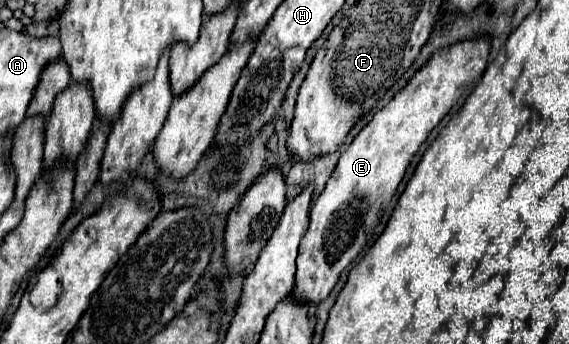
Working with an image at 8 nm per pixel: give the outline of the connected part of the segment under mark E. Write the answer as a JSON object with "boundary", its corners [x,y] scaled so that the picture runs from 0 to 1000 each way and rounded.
{"boundary":[[[842,113],[796,131],[789,148],[768,148],[606,433],[547,608],[543,666],[525,712],[515,869],[561,887],[578,863],[596,794],[634,735],[663,660],[740,416],[796,317],[814,265],[835,241],[835,224],[849,218],[859,177],[859,137],[863,125],[856,113]]]}

